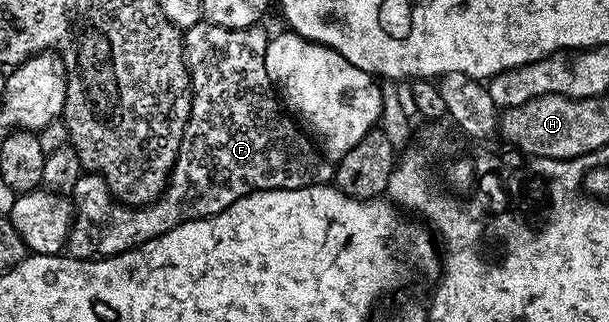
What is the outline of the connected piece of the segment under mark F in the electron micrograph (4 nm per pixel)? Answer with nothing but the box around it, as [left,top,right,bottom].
[67,26,334,260]

